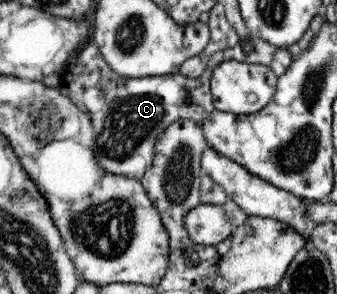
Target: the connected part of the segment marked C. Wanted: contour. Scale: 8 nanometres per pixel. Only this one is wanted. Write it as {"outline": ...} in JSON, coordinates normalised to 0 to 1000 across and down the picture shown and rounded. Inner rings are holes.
{"outline":[[[276,143],[223,173],[172,259],[169,296],[181,320],[208,333],[217,354],[258,384],[273,408],[273,432],[282,435],[282,486],[273,510],[282,510],[291,554],[323,592],[415,609],[424,585],[448,565],[460,524],[454,490],[466,463],[507,415],[519,415],[525,401],[564,401],[602,422],[608,401],[638,374],[620,303],[620,265],[626,265],[620,238],[605,238],[585,265],[543,259],[534,245],[424,265],[365,265],[312,214],[300,173]],[[261,299],[294,306],[294,320],[312,340],[312,354],[294,374],[270,381],[258,367],[252,306]]]}

